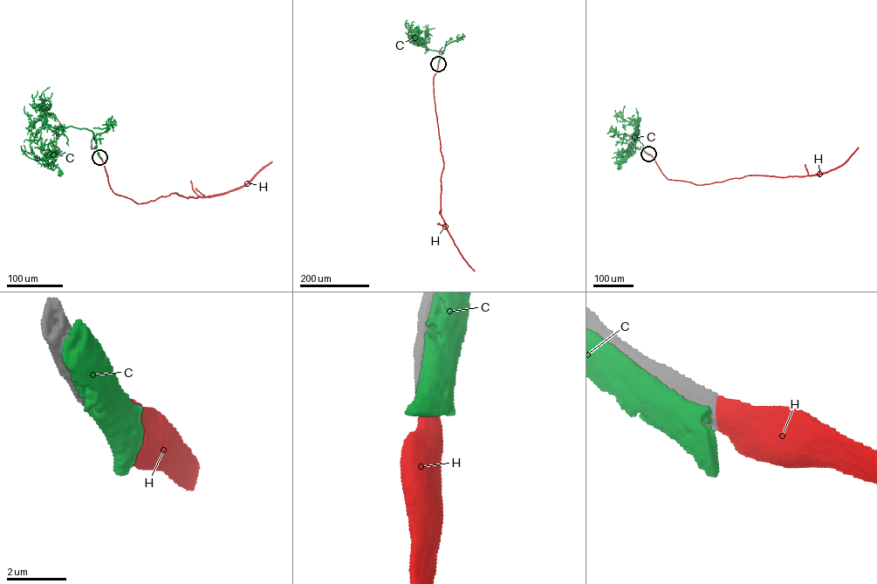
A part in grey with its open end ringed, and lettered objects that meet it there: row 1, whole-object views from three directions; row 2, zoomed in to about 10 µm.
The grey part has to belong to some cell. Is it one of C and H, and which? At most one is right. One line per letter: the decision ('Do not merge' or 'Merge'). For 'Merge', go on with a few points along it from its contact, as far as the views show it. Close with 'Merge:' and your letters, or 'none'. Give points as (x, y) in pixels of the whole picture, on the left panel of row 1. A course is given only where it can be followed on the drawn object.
C: Do not merge
H: Merge. Its course: (99, 157), (113, 192), (137, 203), (173, 193), (188, 198), (216, 195)
Merge: H

